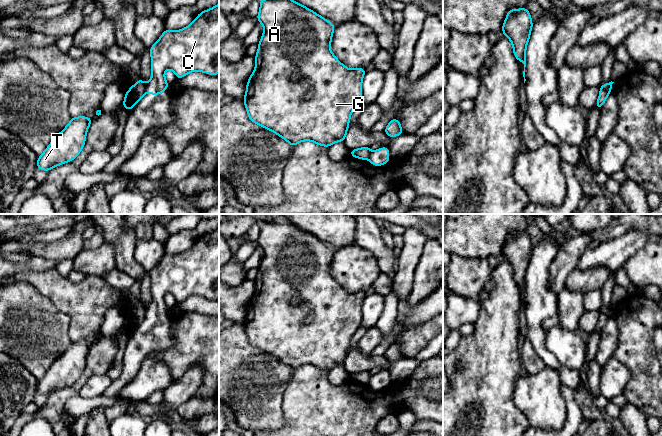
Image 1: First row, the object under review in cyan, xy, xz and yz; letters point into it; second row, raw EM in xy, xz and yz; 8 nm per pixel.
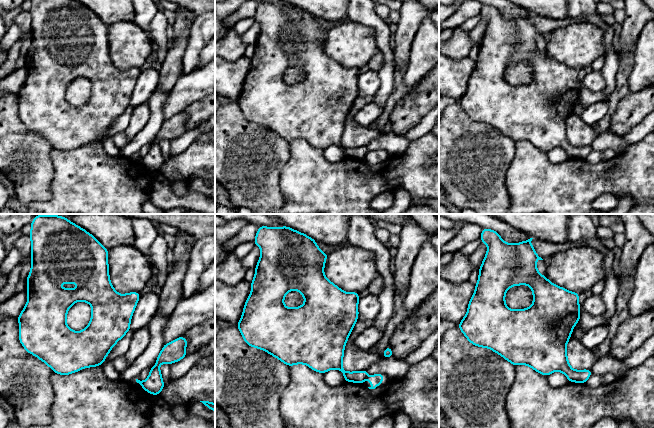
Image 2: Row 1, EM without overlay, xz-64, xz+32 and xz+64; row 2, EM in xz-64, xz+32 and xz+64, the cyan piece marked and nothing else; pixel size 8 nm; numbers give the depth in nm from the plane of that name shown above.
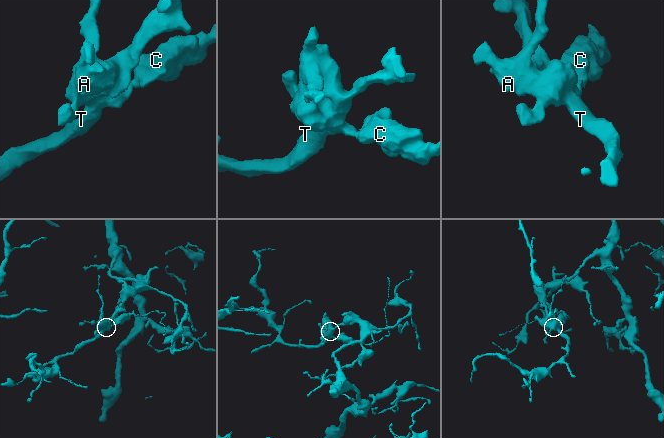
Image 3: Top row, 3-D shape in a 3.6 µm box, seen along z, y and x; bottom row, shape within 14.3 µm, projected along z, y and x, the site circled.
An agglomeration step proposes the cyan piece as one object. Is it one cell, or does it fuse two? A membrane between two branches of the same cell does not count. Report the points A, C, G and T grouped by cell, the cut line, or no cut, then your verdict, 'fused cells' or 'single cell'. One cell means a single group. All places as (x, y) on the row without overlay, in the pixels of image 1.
A G T / C | xy (146, 308), (144, 314) | fused cells

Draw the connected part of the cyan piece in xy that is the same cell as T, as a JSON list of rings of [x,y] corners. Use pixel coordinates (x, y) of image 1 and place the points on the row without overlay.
[[[72,341],[67,350],[56,359],[46,374],[38,381],[37,393],[49,395],[74,384],[82,375],[92,342]]]

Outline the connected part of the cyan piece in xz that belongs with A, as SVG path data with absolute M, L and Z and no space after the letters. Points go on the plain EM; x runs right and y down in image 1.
M284 218L273 222L260 223L259 225L260 234L257 239L257 244L263 249L264 255L261 264L258 267L258 275L255 280L255 294L249 301L246 309L246 318L243 322L249 343L253 347L276 357L282 363L286 364L292 371L302 365L312 365L319 370L325 371L330 371L336 366L343 366L349 352L351 338L361 326L362 304L366 297L365 292L349 293L336 282L330 273L335 249L326 244L324 241L293 225Z

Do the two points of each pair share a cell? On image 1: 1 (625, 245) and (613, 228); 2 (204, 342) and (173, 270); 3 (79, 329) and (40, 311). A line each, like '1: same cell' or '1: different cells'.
1: different cells
2: different cells
3: different cells

